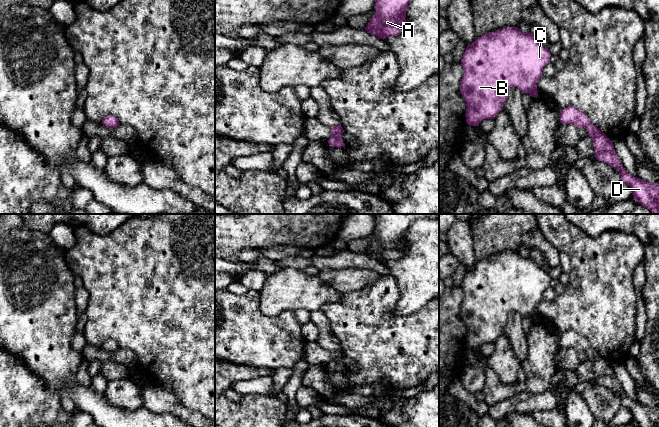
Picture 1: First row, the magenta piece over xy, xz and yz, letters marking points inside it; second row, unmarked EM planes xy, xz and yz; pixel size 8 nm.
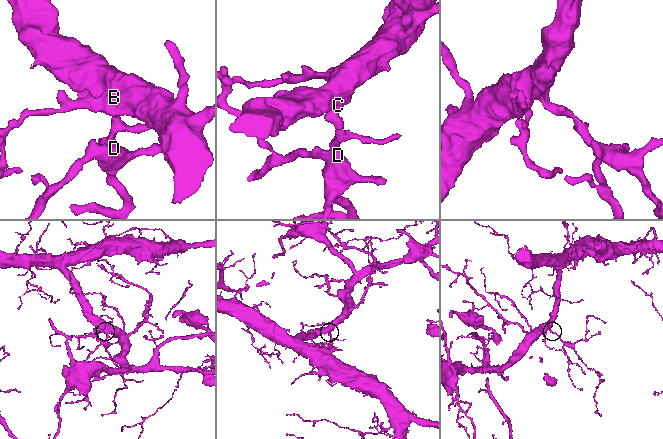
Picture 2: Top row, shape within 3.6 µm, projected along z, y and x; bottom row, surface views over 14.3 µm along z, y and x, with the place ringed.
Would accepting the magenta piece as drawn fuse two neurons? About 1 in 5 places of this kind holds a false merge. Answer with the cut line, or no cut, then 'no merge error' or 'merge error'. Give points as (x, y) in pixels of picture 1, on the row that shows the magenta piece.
no cut | no merge error

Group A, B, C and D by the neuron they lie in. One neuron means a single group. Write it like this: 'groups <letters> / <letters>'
groups A B C D

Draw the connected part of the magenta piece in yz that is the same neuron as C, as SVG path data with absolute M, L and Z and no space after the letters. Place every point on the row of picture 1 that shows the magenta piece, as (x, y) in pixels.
M518 27L488 32L466 47L461 65L464 75L460 94L466 101L466 122L477 126L484 119L494 119L507 99L510 87L517 87L532 97L538 96L537 83L543 68L550 63L551 54L532 33L522 33Z

